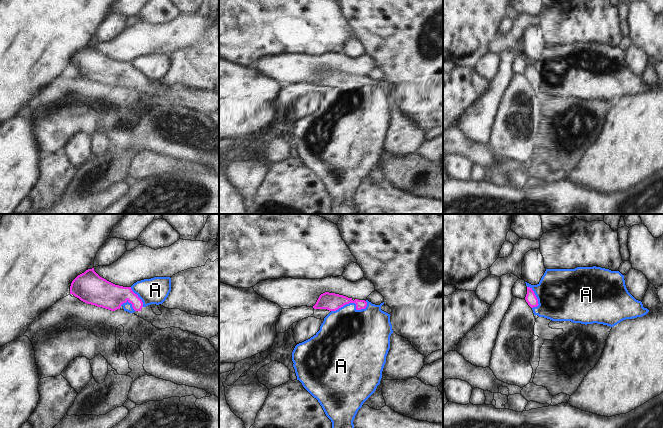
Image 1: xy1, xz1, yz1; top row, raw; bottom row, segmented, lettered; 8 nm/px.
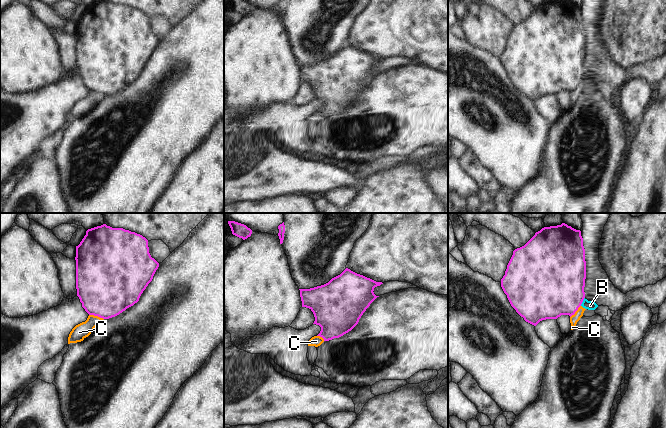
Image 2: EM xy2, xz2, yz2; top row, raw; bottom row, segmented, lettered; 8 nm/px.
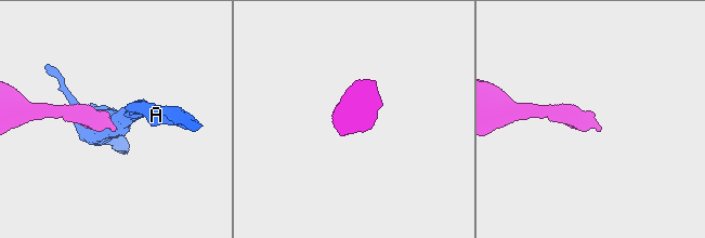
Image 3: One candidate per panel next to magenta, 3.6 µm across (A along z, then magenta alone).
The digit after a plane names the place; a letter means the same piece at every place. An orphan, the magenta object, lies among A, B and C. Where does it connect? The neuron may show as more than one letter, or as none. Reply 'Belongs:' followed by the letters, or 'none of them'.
Belongs: none of them.

